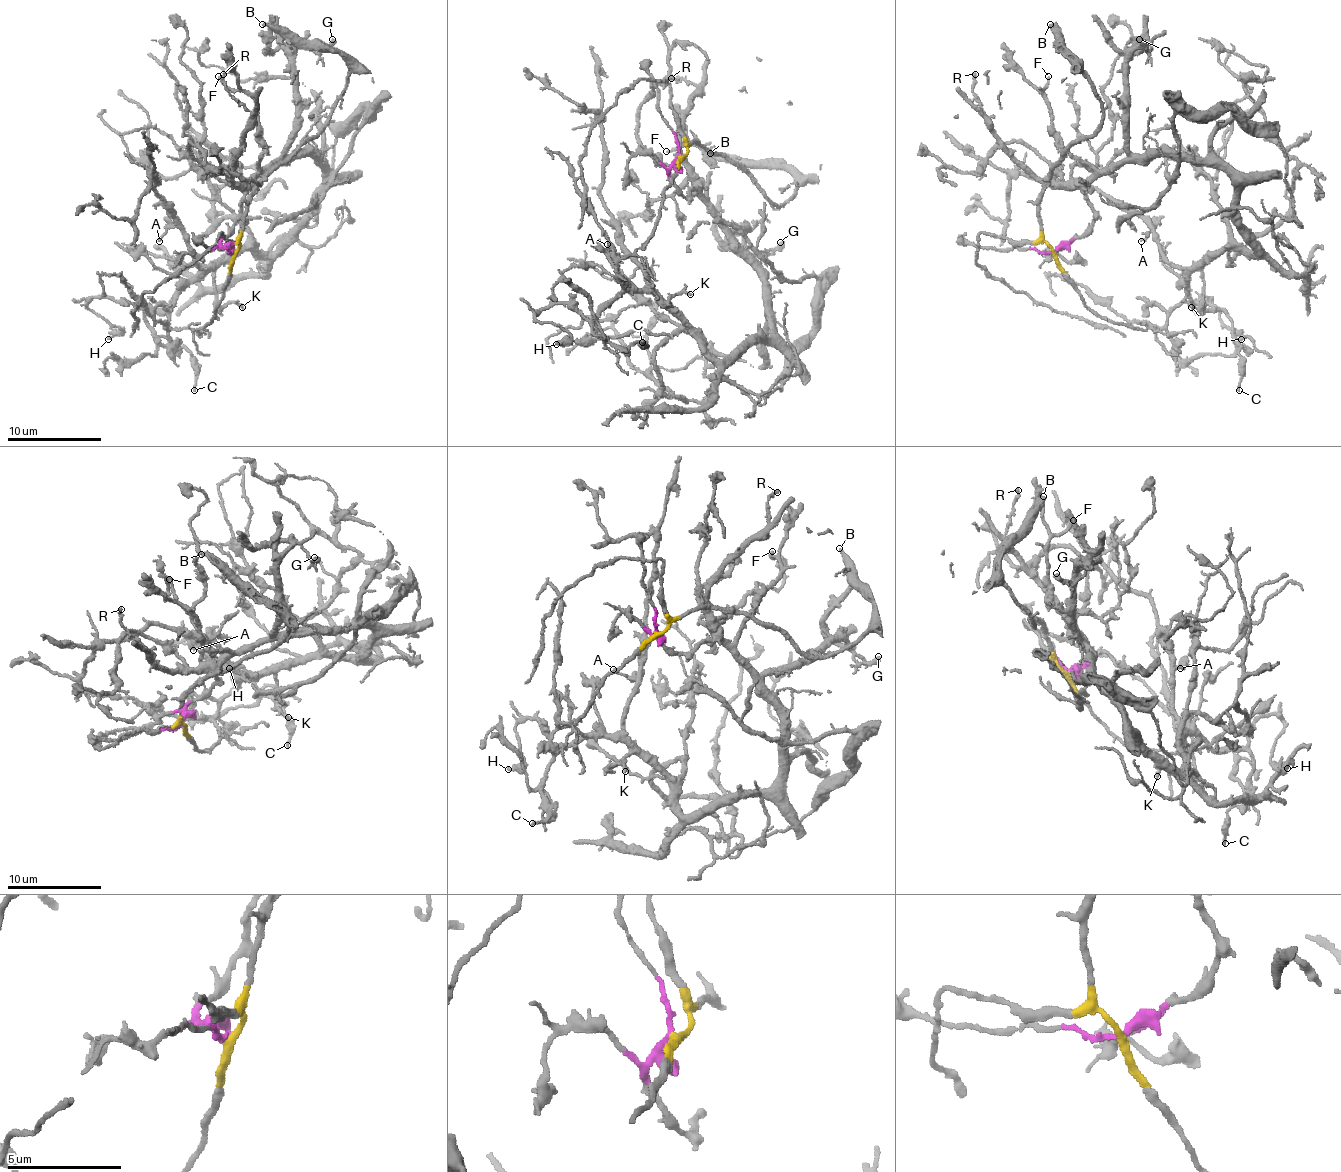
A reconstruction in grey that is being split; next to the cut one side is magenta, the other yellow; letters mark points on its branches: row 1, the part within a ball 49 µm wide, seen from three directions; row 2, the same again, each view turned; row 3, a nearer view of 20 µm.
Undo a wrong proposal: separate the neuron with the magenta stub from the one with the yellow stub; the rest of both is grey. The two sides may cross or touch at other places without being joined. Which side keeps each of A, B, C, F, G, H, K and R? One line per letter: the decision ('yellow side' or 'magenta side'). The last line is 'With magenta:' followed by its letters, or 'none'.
A: magenta side
B: yellow side
C: magenta side
F: magenta side
G: magenta side
H: magenta side
K: magenta side
R: magenta side
With magenta: A, C, F, G, H, K, R

